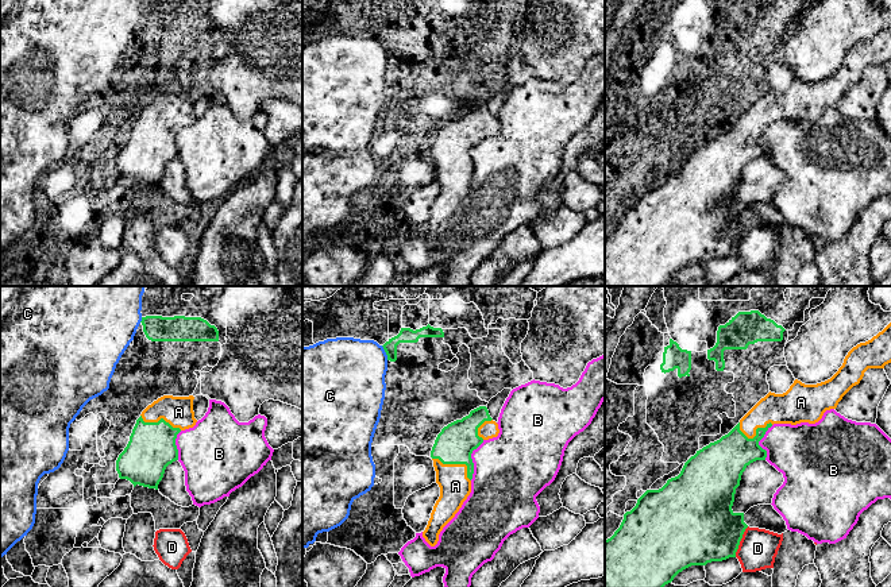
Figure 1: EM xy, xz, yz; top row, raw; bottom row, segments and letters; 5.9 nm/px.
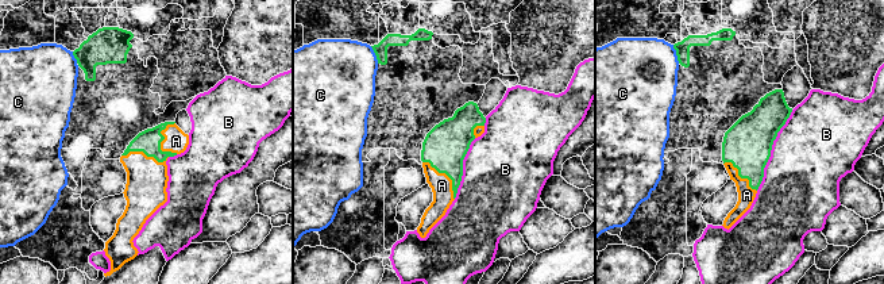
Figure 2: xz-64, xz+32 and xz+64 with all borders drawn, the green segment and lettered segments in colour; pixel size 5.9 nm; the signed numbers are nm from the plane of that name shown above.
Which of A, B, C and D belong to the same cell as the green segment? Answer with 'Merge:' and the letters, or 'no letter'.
Merge: A

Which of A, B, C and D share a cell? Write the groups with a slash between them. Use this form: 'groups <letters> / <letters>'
groups A / B / C / D

